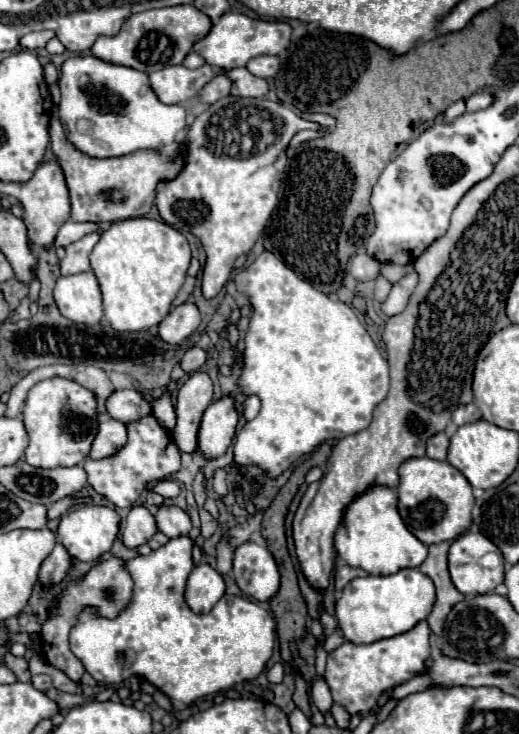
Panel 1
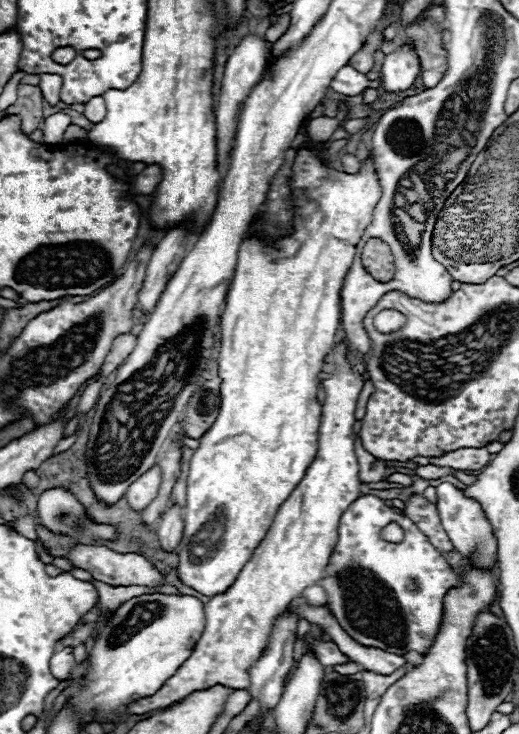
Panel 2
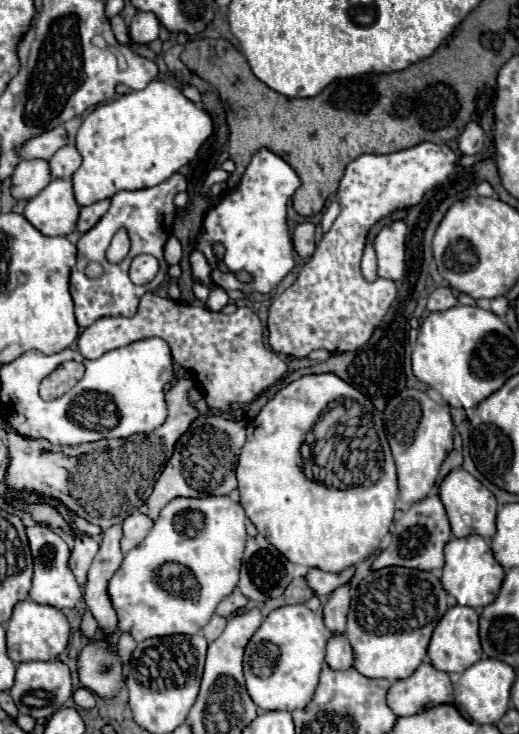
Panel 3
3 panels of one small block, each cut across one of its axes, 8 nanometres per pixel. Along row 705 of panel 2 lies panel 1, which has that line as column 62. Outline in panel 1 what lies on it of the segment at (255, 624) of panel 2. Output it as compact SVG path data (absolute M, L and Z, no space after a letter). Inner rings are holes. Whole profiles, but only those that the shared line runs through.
M58 118L50 120L50 148L54 160L64 172L70 200L72 200L72 218L74 222L118 222L128 218L146 216L154 204L156 184L162 178L174 178L180 170L180 158L160 156L152 150L136 152L120 158L88 158L80 154L64 136L64 130Z

